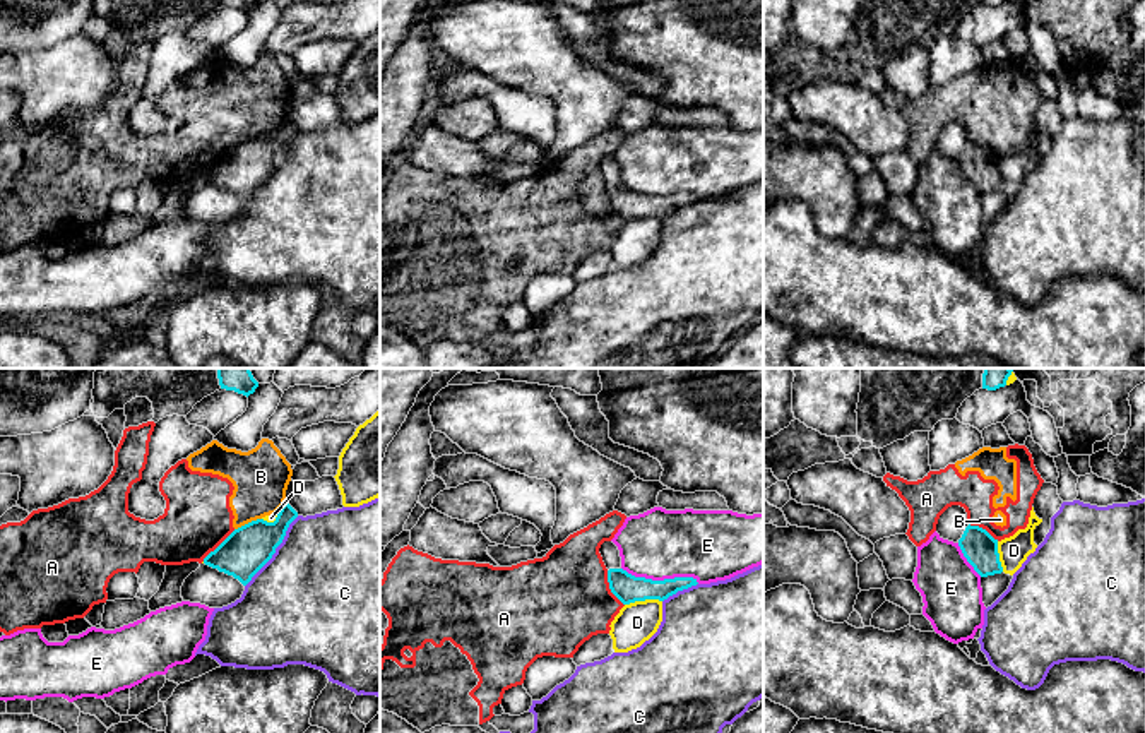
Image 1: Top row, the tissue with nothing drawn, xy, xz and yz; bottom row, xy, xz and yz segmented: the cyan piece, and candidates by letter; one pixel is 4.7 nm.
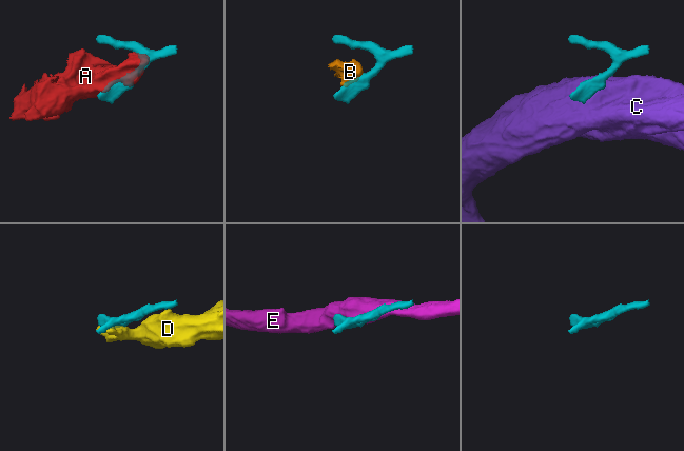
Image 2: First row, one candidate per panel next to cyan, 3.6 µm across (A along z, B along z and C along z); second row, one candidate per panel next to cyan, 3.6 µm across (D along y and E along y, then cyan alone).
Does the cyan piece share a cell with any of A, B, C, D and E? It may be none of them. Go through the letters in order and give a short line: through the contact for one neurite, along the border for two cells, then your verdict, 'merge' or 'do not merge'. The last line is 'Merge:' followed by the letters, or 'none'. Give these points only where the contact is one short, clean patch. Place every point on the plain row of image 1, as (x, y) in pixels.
A: line xz (606, 187), (610, 208), (623, 221); do not merge
B: line xy (261, 134), (235, 146); do not merge
C: line xy (298, 132), (290, 141), (272, 173), (245, 202); do not merge
D: do not merge
E: do not merge
Merge: none

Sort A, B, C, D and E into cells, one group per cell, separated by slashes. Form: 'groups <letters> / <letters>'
groups A B / C / D / E

